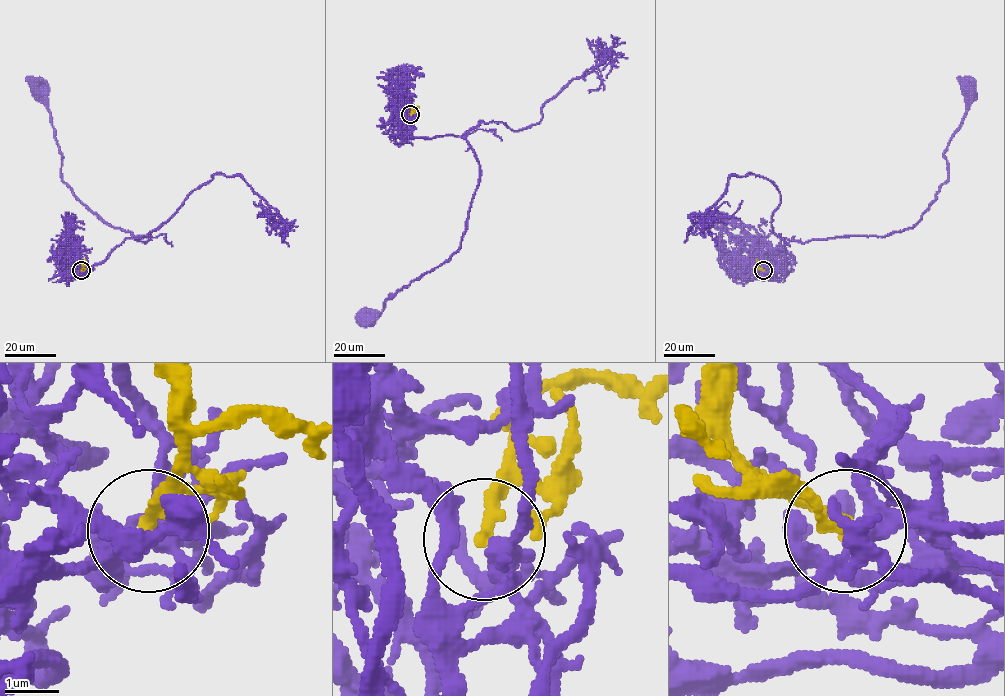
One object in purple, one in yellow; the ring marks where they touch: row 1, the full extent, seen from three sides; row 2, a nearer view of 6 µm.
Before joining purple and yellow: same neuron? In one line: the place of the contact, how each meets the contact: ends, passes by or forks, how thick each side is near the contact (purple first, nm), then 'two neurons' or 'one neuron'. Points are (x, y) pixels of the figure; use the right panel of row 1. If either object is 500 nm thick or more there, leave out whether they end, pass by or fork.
place (763, 270); purple forks; yellow ends; calibres 300 and 260 nm; one neuron

